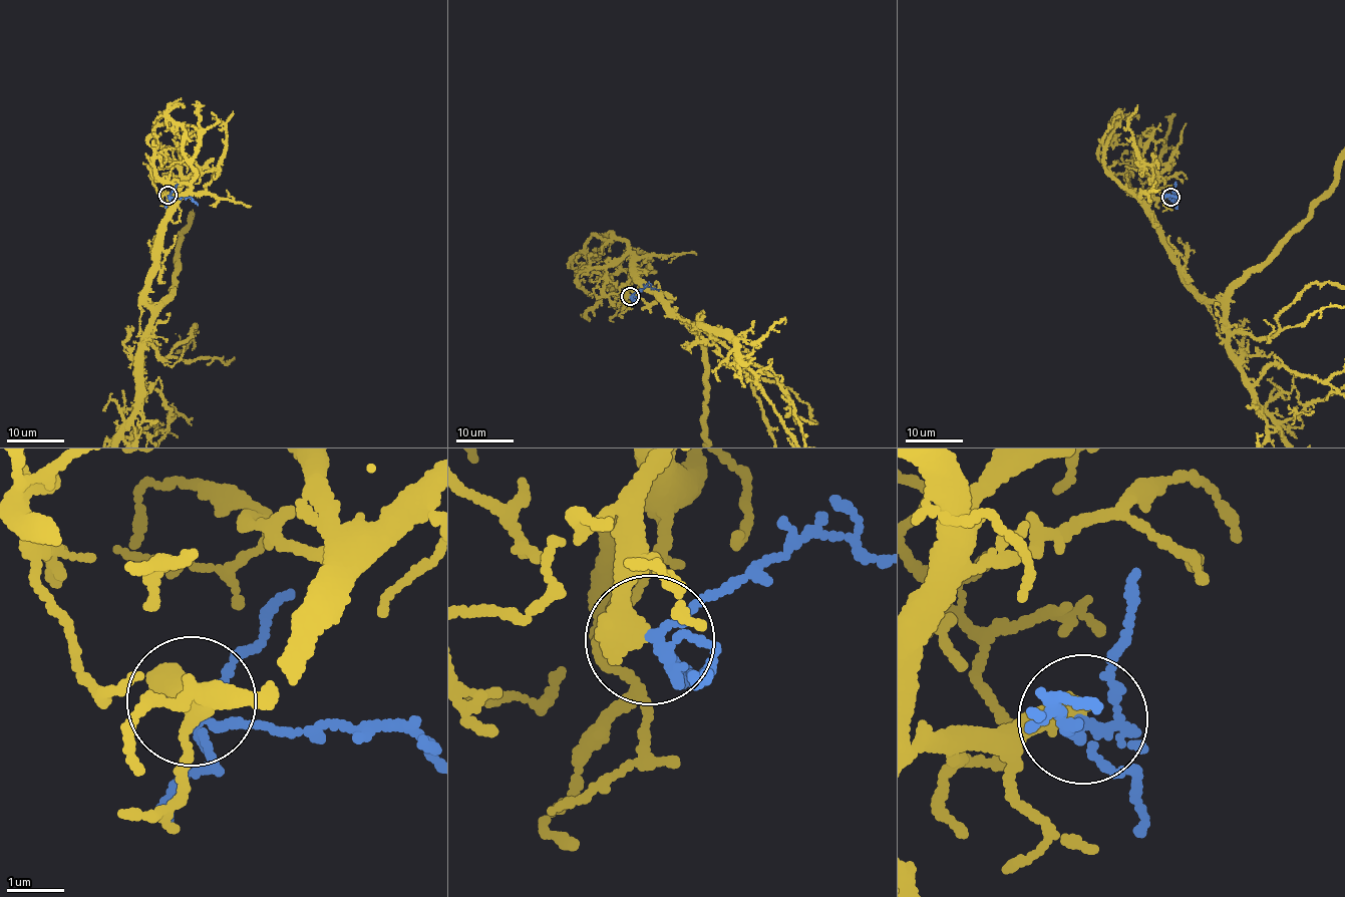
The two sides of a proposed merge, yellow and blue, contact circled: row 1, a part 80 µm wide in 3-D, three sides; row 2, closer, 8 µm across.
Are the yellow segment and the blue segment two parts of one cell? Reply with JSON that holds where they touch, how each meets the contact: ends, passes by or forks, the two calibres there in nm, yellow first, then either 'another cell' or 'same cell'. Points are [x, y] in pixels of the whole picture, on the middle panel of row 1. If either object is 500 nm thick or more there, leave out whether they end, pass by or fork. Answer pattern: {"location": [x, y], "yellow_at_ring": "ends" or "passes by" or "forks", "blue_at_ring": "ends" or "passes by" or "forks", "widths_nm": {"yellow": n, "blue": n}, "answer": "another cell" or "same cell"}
{"location": [630, 296], "widths_nm": {"yellow": 500, "blue": 140}, "answer": "same cell"}

